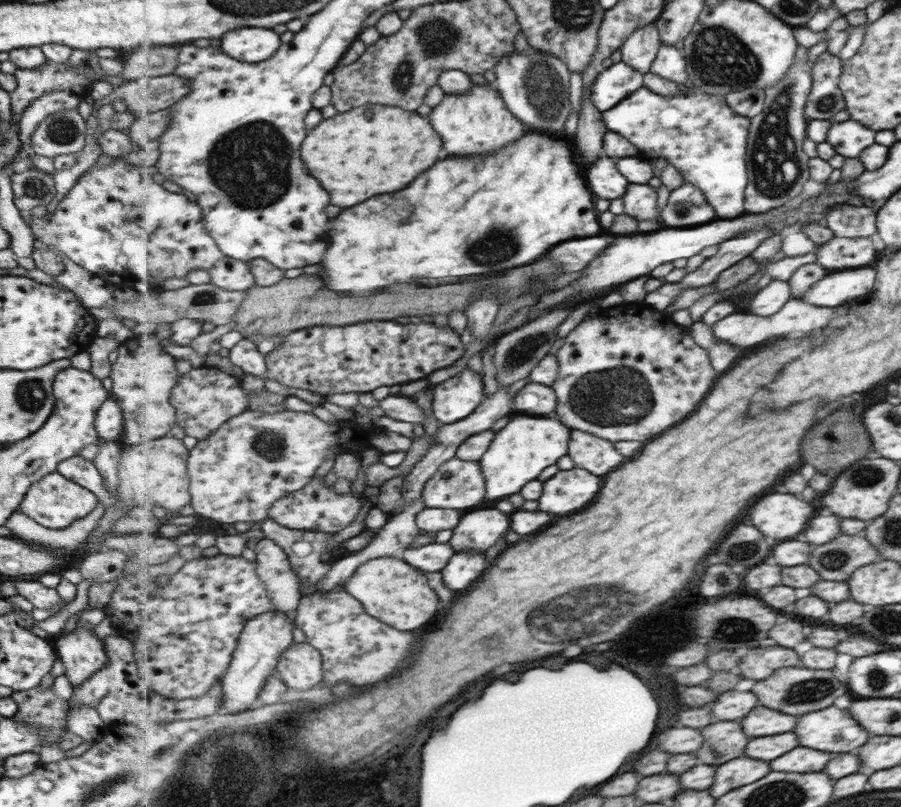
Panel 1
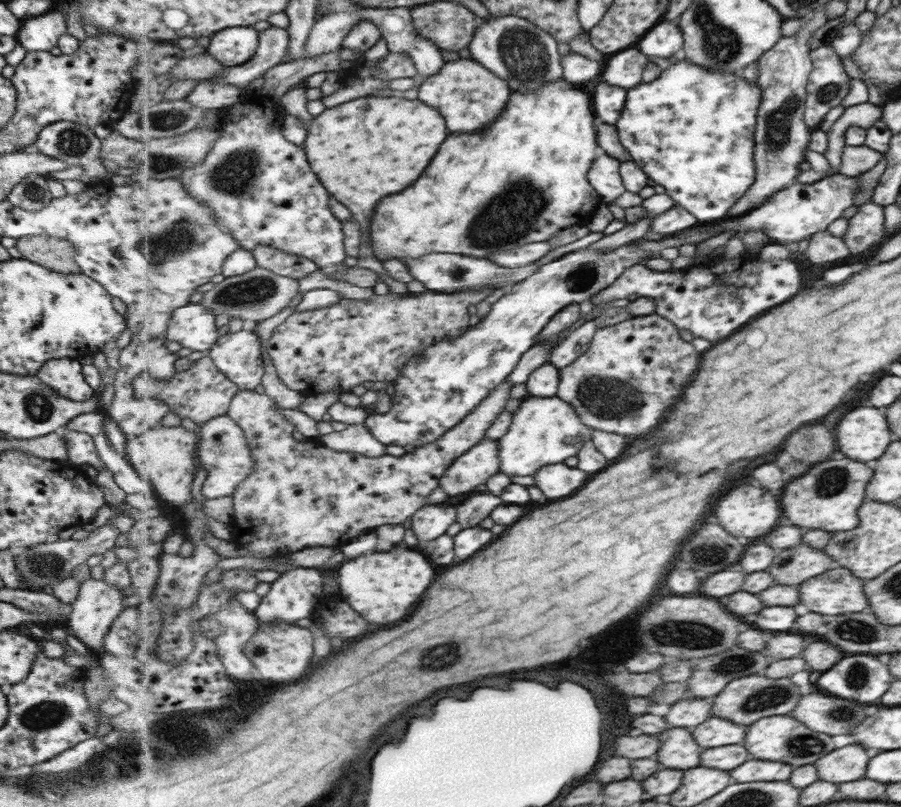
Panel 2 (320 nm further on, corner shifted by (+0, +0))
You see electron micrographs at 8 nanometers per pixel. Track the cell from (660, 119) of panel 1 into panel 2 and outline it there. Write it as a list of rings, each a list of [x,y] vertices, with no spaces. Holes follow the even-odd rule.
[[[679,56],[657,80],[643,82],[628,91],[621,120],[617,122],[620,141],[642,170],[667,188],[677,204],[701,218],[701,222],[719,220],[755,182],[755,128],[762,100],[761,86],[749,82],[741,73],[703,68]]]

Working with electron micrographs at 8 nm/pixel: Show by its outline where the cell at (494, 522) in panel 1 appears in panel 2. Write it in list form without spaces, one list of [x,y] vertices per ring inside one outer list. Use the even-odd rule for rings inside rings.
[[[479,491],[470,494],[465,502],[461,503],[459,508],[459,522],[467,524],[467,526],[477,526],[481,520],[489,518],[489,514],[503,504],[503,500],[499,496],[494,496],[489,491],[480,493]]]

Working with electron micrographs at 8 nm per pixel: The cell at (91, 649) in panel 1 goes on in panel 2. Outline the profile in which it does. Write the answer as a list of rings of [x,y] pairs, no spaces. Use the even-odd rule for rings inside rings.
[[[86,579],[78,586],[76,599],[70,603],[71,612],[65,623],[69,626],[71,634],[78,638],[89,650],[99,652],[102,648],[102,636],[109,630],[111,623],[126,605],[131,602],[127,591],[122,592],[103,580]]]

